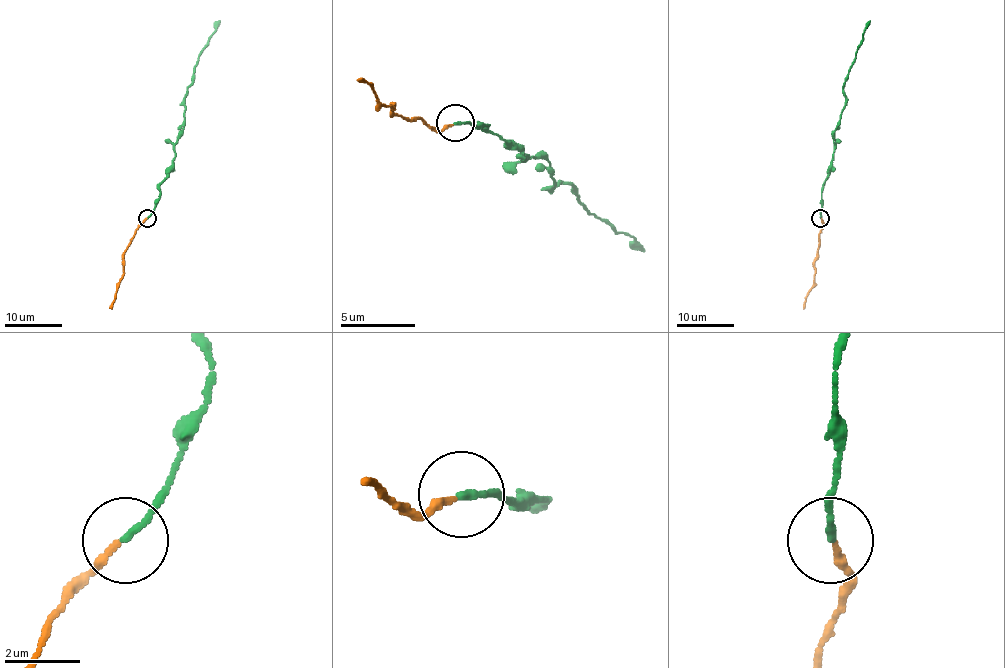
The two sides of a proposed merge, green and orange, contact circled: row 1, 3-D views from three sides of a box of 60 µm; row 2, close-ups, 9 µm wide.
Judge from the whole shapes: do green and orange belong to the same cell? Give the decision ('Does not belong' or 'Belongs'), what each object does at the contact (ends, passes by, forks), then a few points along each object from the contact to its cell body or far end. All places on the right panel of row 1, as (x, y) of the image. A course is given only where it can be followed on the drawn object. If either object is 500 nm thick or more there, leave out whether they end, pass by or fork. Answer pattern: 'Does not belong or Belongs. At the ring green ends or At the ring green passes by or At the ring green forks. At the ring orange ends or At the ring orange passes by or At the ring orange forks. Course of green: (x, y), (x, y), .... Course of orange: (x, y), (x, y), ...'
Does not belong. At the ring green ends. At the ring orange ends. Course of green: (821, 218), (821, 189), (828, 176), (837, 126), (845, 105), (844, 84), (869, 21). Course of orange: (821, 218), (824, 226), (819, 230), (814, 262), (815, 275), (804, 309)

